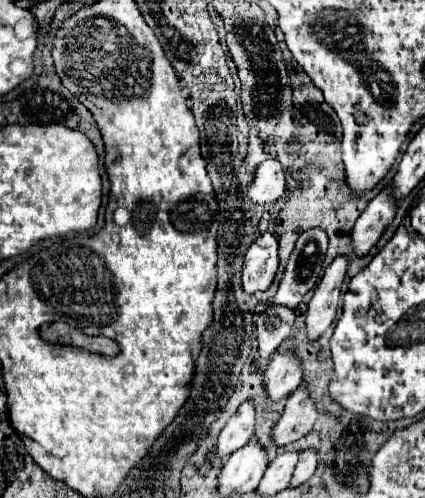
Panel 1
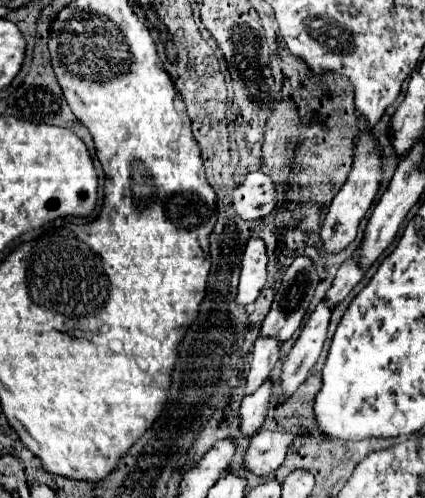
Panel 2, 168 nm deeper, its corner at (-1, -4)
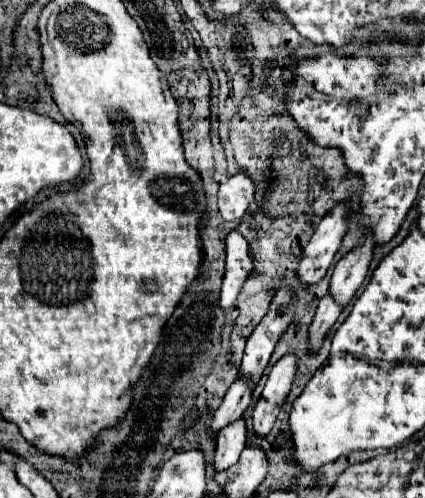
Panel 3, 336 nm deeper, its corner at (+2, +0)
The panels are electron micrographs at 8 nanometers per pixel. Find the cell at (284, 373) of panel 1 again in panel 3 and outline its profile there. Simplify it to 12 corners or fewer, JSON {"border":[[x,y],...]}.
{"border":[[244,416],[216,436],[218,472],[236,464],[246,448]]}

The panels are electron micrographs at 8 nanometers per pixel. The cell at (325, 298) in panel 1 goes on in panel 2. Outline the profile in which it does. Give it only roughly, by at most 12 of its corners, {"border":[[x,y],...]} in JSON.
{"border":[[319,302],[281,368],[277,404],[315,366],[331,310]]}

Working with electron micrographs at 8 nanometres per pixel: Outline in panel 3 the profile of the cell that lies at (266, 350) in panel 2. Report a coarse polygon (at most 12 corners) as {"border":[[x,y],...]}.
{"border":[[238,378],[228,388],[210,424],[218,434],[240,418],[254,394],[252,378]]}

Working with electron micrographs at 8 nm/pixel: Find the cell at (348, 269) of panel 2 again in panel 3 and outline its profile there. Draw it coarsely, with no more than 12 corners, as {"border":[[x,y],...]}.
{"border":[[326,294],[310,326],[310,350],[318,350],[342,306]]}

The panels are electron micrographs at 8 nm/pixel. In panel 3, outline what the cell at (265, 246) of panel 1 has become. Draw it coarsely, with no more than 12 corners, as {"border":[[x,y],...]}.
{"border":[[226,238],[226,272],[220,306],[236,304],[252,272],[248,240]]}

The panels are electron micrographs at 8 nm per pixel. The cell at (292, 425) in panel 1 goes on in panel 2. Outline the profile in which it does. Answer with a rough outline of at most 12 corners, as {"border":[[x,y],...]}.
{"border":[[259,430],[243,468],[255,476],[283,464],[293,434]]}

